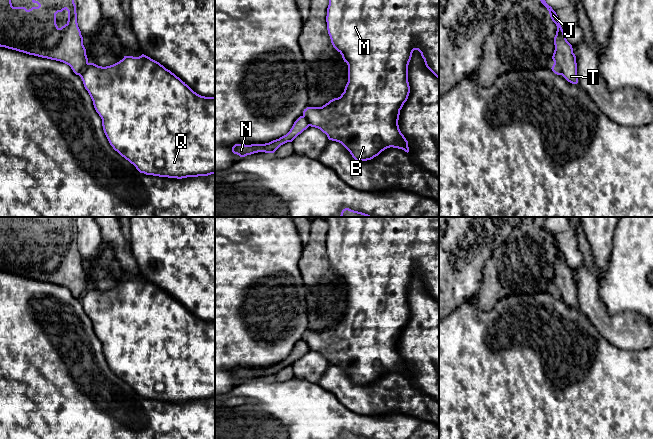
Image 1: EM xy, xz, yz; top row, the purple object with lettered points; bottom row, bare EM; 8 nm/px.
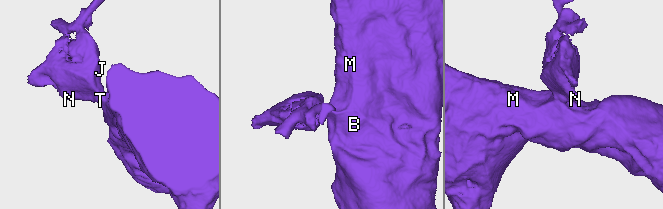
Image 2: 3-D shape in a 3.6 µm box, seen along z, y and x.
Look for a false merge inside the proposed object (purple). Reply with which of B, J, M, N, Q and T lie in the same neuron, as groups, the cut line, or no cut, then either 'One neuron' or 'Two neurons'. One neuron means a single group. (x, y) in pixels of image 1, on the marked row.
Groups: B M Q / J N T. Split along xy (88, 63), (79, 75). Two neurons

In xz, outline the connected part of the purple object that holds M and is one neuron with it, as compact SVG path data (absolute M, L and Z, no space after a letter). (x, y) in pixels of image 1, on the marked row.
M329 0L326 22L333 47L342 55L344 62L348 65L348 82L340 97L330 100L322 107L307 107L303 111L303 116L309 121L311 127L320 129L329 140L341 143L356 161L371 160L390 147L402 149L408 153L408 141L398 125L400 110L410 93L408 65L413 51L418 50L426 67L439 79L439 0Z

